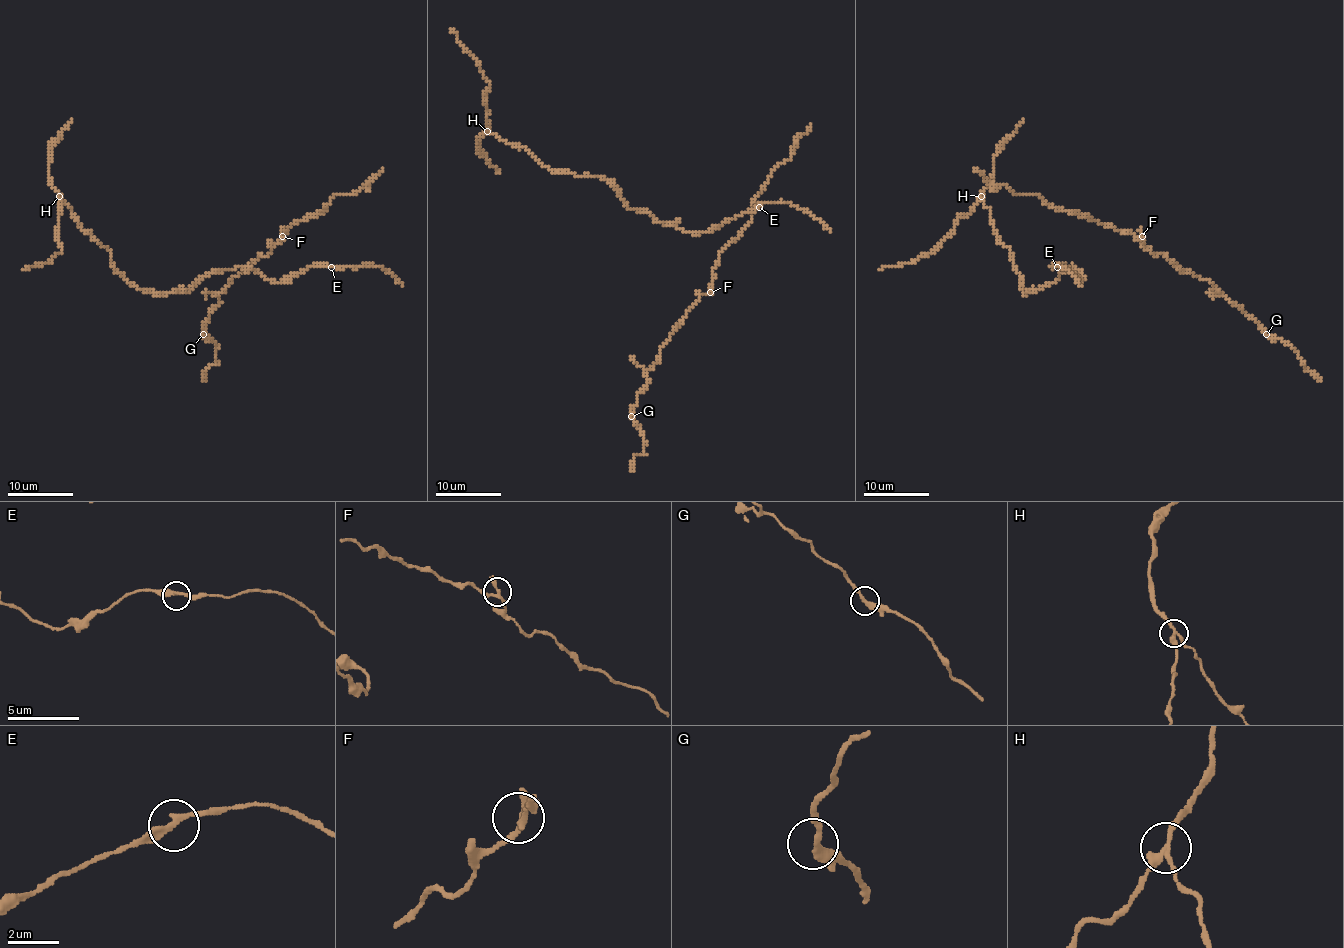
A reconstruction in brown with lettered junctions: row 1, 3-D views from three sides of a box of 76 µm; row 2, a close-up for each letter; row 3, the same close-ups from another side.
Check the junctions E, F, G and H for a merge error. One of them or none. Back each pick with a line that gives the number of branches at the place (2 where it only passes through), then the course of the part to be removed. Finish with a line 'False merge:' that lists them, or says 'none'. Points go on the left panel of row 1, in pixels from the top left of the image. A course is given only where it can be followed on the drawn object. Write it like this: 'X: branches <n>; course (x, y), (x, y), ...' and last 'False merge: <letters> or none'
H: branches 3; course (59, 197), (58, 243), (61, 251), (46, 264), (23, 270)
False merge: H

